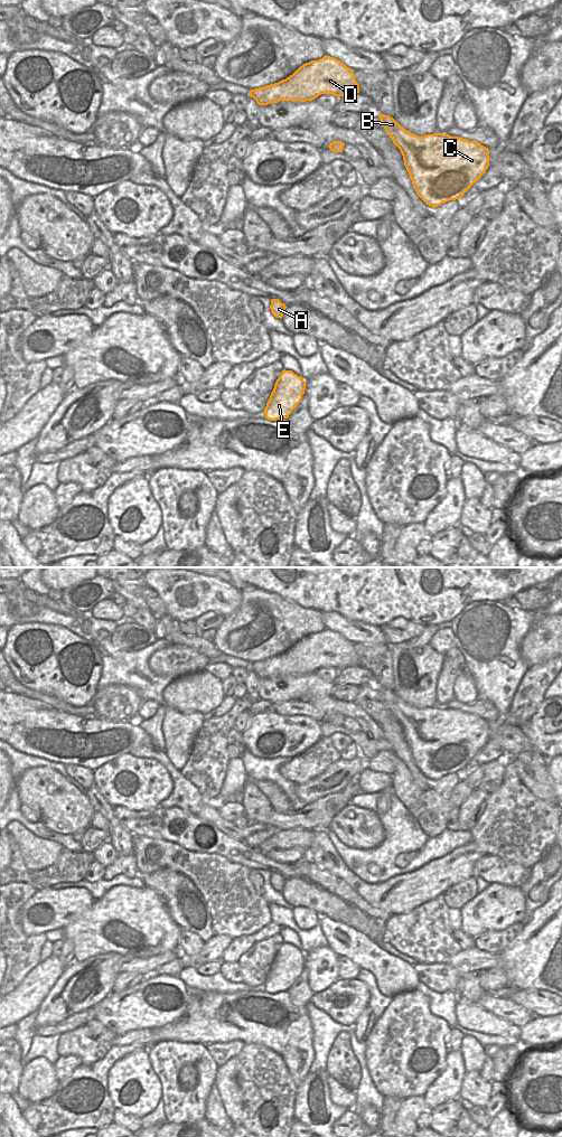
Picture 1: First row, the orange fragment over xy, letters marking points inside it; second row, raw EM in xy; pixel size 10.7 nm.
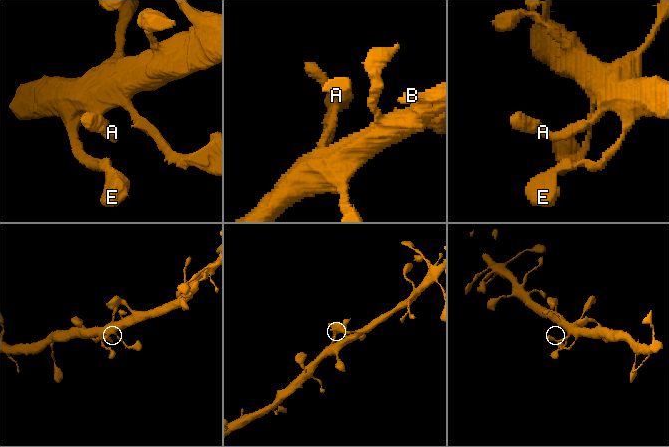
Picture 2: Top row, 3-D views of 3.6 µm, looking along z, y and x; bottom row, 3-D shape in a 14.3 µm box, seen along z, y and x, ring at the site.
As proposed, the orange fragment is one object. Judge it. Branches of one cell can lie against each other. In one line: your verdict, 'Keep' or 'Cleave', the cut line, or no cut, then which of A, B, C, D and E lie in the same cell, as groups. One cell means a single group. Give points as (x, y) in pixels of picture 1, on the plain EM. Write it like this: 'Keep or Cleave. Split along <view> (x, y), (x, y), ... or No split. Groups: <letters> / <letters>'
Keep. No split. Groups: A B C D E

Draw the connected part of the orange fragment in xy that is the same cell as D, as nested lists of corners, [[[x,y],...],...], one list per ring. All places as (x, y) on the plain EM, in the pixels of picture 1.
[[[325,628],[303,637],[285,652],[251,663],[249,669],[259,678],[268,678],[280,674],[312,674],[321,667],[339,670],[353,666],[359,666],[354,642]]]

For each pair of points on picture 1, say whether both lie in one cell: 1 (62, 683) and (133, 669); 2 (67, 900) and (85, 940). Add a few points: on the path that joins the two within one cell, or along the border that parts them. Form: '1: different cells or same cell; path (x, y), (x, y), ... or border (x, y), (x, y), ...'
1: different cells; border (97, 649), (102, 669), (96, 691)
2: different cells; border (94, 901), (63, 929)

